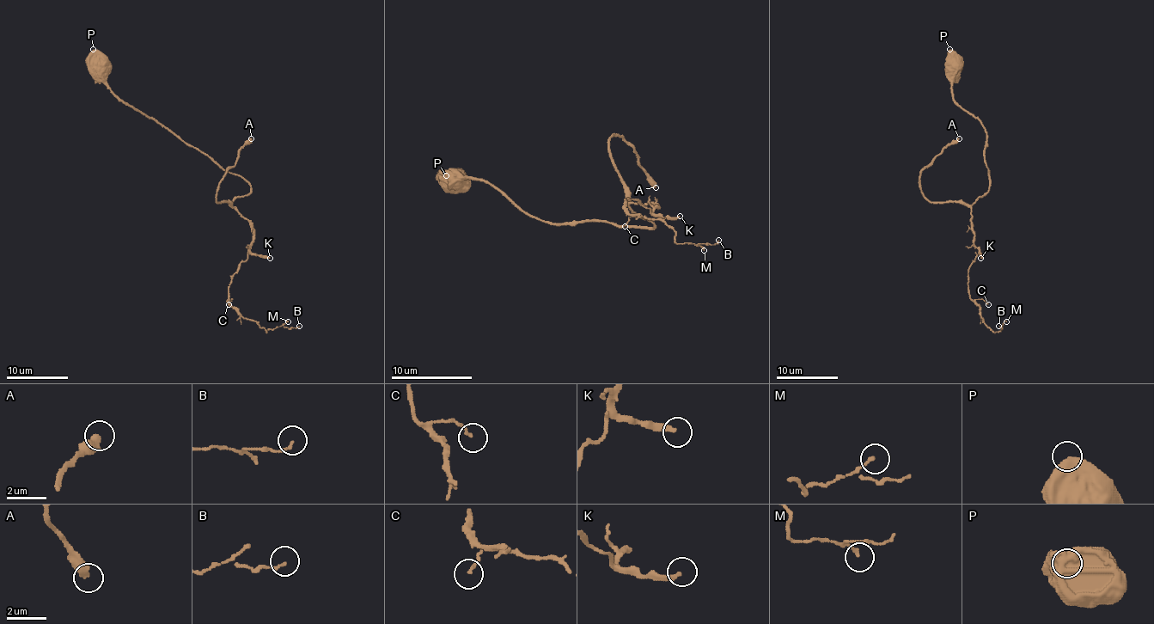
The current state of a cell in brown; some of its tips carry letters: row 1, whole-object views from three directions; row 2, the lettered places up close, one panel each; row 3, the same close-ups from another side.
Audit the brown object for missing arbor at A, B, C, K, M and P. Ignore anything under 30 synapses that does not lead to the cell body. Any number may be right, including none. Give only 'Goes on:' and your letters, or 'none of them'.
Goes on: A

